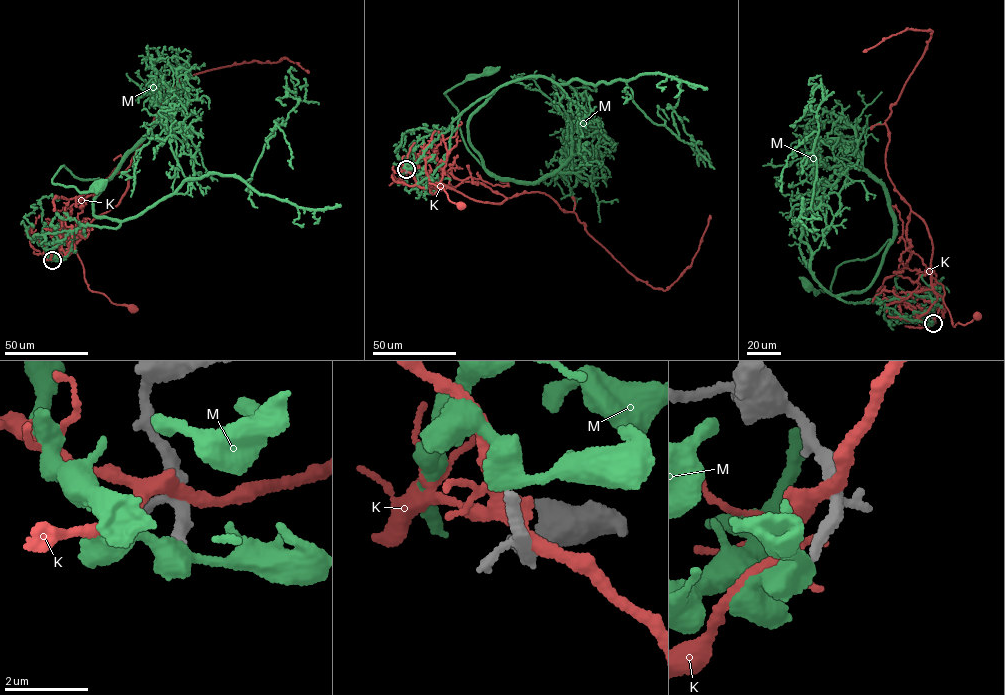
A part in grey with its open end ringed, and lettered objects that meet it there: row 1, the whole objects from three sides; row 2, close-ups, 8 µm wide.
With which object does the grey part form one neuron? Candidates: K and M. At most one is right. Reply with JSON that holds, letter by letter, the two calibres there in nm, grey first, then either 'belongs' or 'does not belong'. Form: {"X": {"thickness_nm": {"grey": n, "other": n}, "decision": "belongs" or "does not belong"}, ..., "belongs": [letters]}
{"K": {"thickness_nm": {"grey": 280, "other": 280}, "decision": "does not belong"}, "M": {"thickness_nm": {"grey": 280, "other": 440}, "decision": "does not belong"}, "belongs": []}

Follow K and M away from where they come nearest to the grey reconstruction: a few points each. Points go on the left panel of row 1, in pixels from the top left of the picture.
K: (51, 258), (76, 244), (84, 229), (74, 235), (74, 247), (88, 288), (105, 294), (112, 302), (132, 309)
M: (51, 260), (80, 225), (120, 222), (93, 213), (102, 180), (56, 173), (53, 183), (80, 192), (101, 184)

